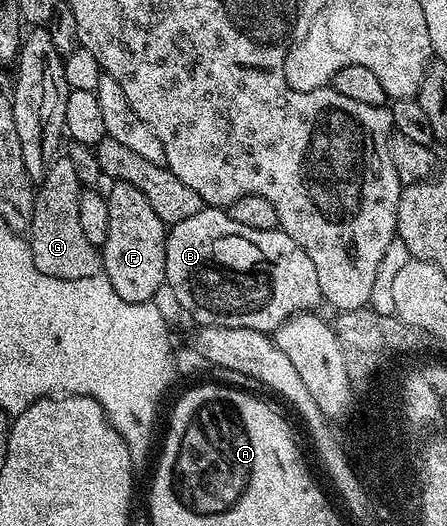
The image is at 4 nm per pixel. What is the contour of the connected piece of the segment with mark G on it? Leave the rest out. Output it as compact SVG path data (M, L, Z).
M55 157L50 160L36 187L34 216L28 232L32 261L40 273L57 279L90 279L102 271L99 248L84 237L80 225L80 197L84 184L78 180L78 167L70 159Z

